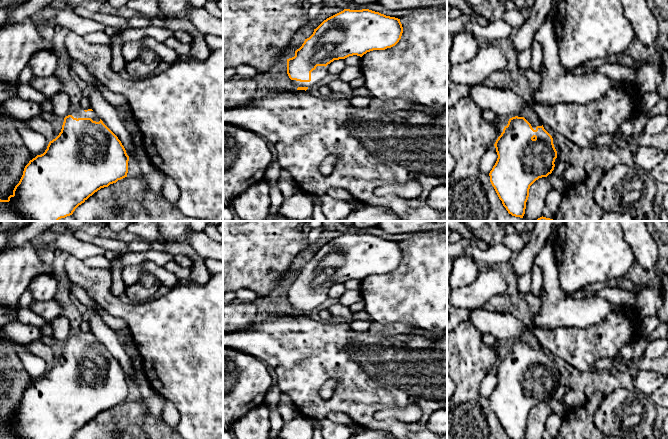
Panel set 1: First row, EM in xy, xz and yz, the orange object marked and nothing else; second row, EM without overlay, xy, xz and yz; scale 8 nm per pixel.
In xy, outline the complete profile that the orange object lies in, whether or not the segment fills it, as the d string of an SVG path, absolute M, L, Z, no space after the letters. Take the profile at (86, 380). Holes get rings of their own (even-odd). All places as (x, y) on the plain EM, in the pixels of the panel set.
M92 333L70 335L59 359L49 366L43 378L25 390L13 418L7 424L0 423L0 439L72 439L95 416L127 401L128 385L129 380L121 365Z

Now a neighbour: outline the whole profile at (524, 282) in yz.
M525 273L518 277L517 280L518 290L522 295L526 295L531 291L532 288L532 278L530 273Z

